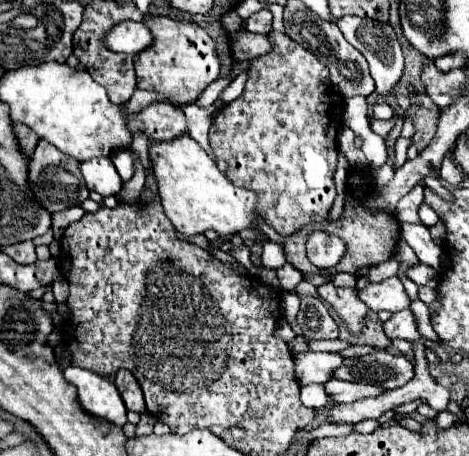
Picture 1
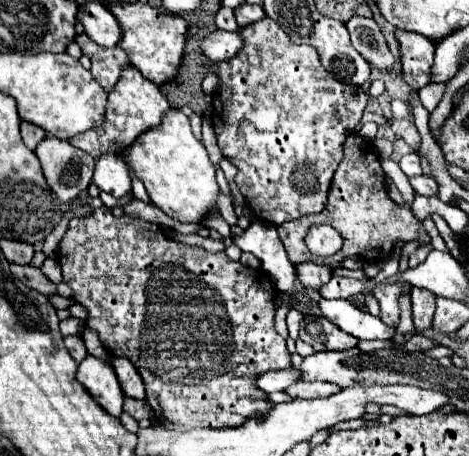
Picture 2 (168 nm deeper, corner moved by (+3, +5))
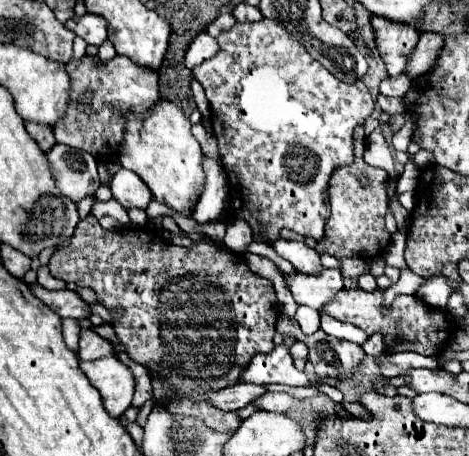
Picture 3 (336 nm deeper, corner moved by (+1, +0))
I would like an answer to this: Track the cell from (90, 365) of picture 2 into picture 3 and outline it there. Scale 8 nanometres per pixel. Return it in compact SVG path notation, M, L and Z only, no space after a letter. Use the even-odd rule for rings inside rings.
M107 356L93 362L81 362L79 366L89 378L89 382L99 390L103 406L109 412L109 416L119 418L131 406L135 390L131 370L117 356Z

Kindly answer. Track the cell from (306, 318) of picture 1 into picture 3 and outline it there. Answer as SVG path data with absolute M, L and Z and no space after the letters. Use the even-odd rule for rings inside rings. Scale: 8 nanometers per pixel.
M317 330L311 336L299 334L297 340L301 340L309 348L307 358L313 362L317 374L323 378L337 378L337 380L351 378L353 368L365 356L359 344L333 338L323 330Z

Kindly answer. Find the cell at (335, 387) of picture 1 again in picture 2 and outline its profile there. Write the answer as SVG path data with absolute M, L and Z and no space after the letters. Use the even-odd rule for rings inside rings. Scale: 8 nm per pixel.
M299 381L291 387L285 389L287 395L291 395L293 399L317 399L317 397L329 397L335 395L339 391L339 385L331 385L331 383L309 383L309 381Z

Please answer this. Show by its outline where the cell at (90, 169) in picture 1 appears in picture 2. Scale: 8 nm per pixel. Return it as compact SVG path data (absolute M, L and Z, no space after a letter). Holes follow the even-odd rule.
M107 153L107 155L99 157L95 163L93 183L101 191L111 193L113 197L119 199L119 197L131 193L131 171L119 155Z

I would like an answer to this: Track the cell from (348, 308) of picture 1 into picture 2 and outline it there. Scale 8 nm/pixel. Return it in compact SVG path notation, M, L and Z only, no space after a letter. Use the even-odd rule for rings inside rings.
M303 261L295 265L297 277L303 285L319 289L319 285L325 285L331 279L331 269L327 265L317 265L313 261Z

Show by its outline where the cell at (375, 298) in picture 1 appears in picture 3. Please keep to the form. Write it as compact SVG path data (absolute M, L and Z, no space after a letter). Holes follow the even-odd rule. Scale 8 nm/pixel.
M323 270L319 276L305 276L295 272L295 276L285 276L287 286L297 304L321 310L339 290L343 290L343 276L339 270Z

